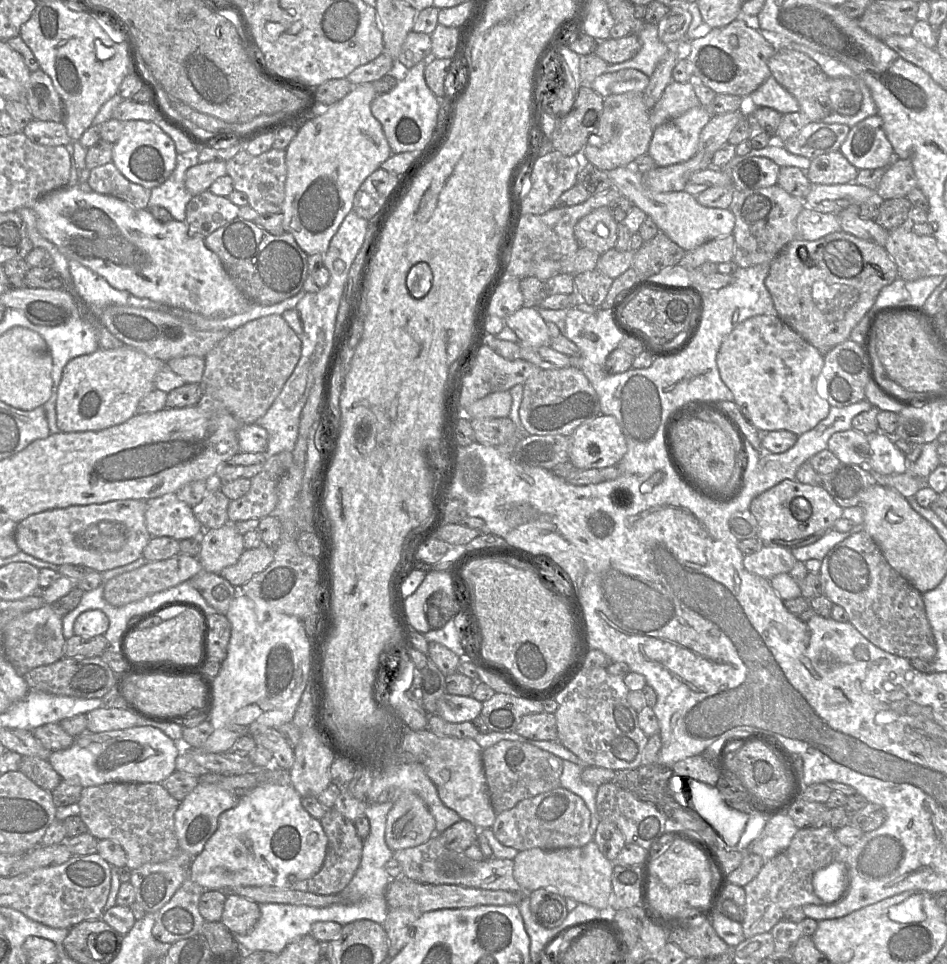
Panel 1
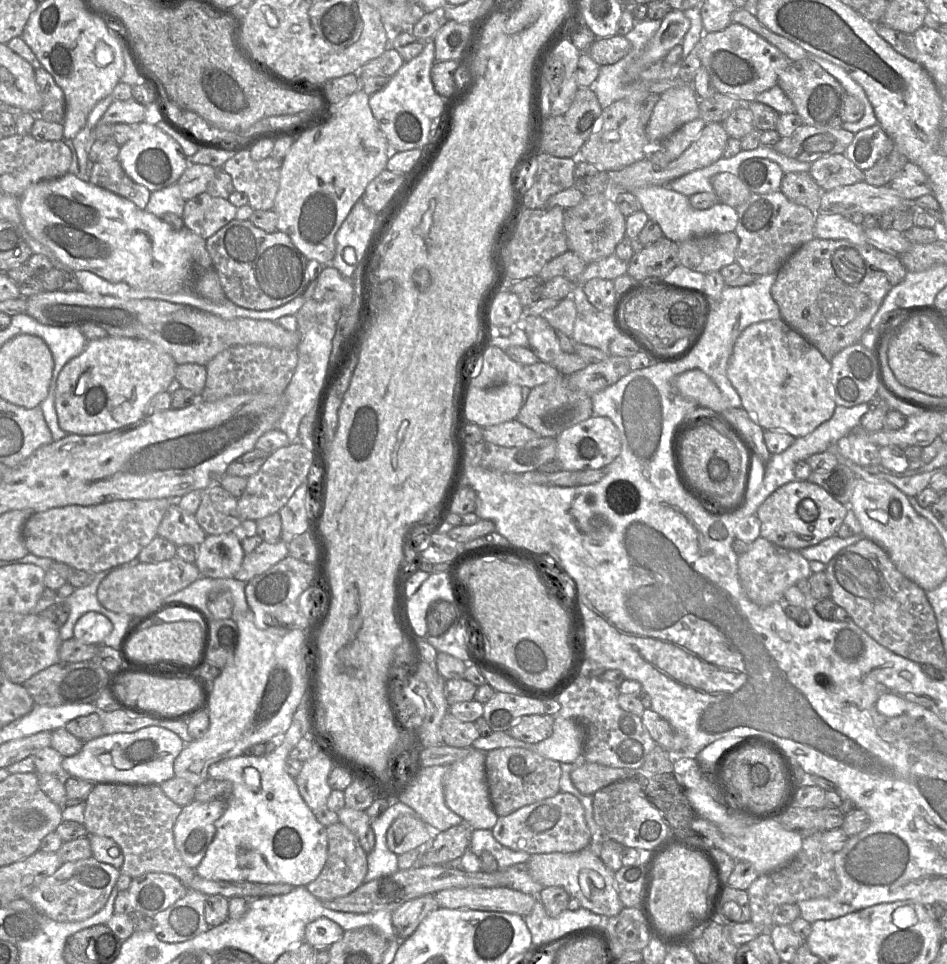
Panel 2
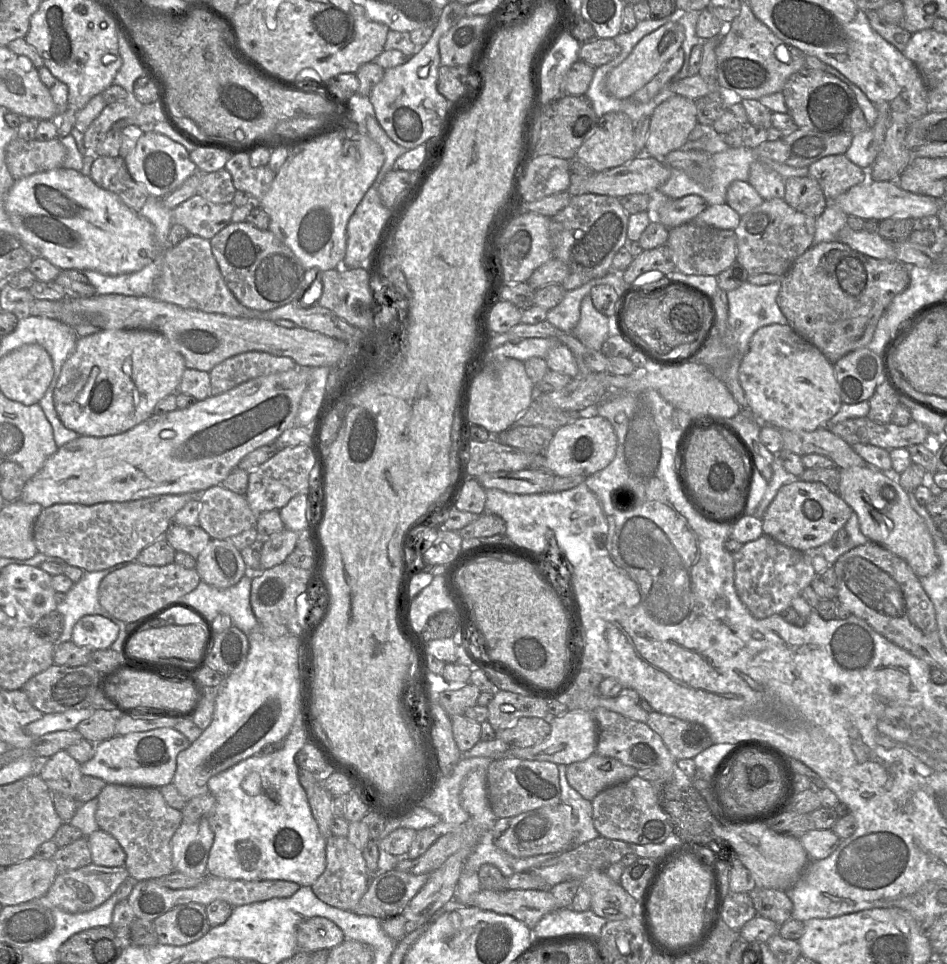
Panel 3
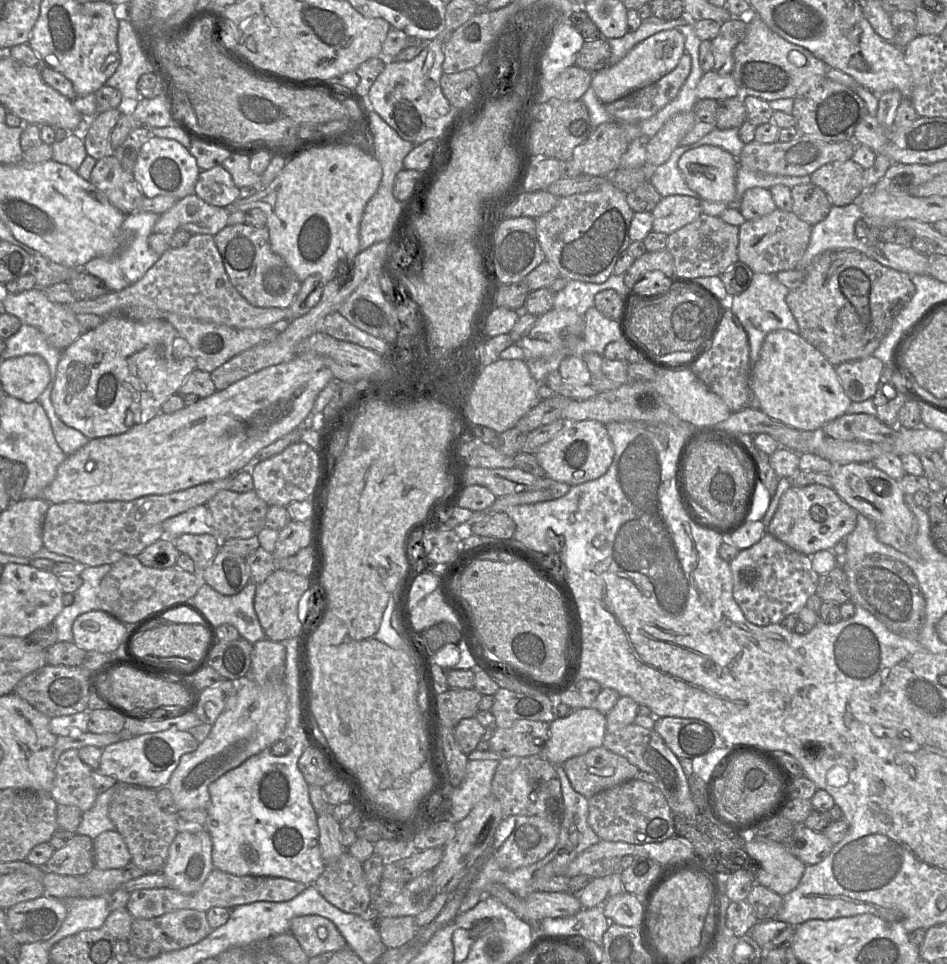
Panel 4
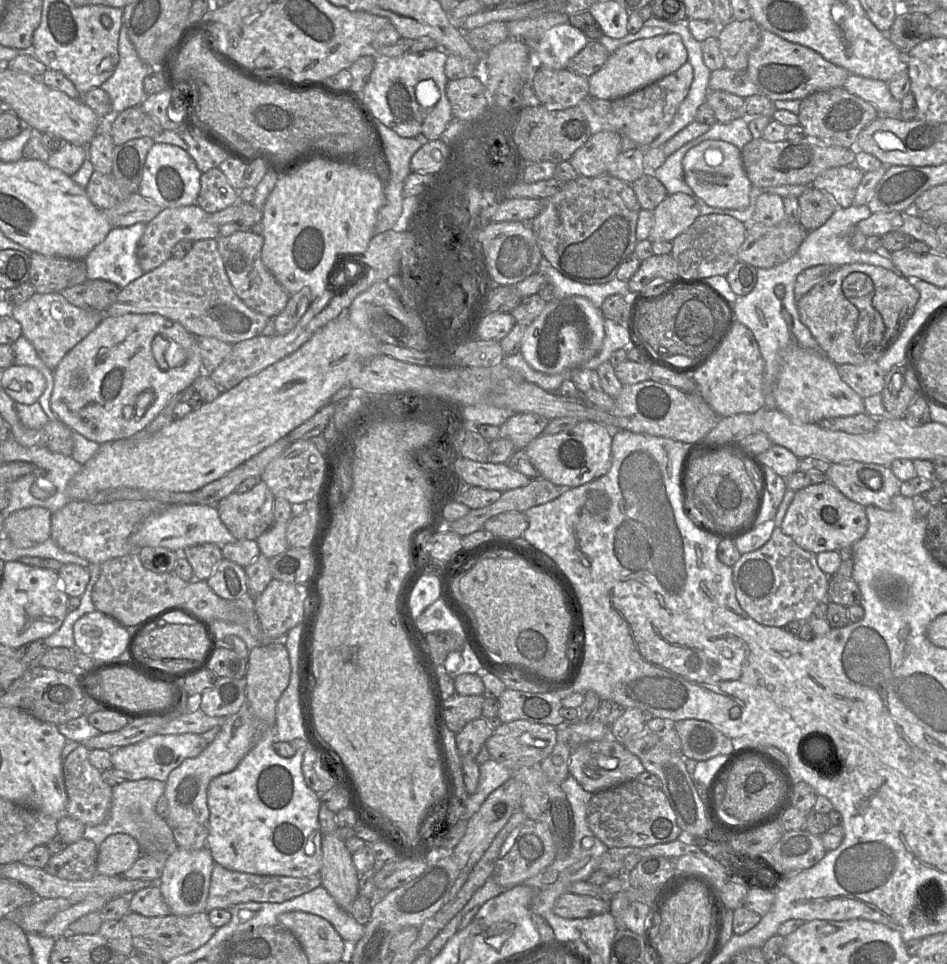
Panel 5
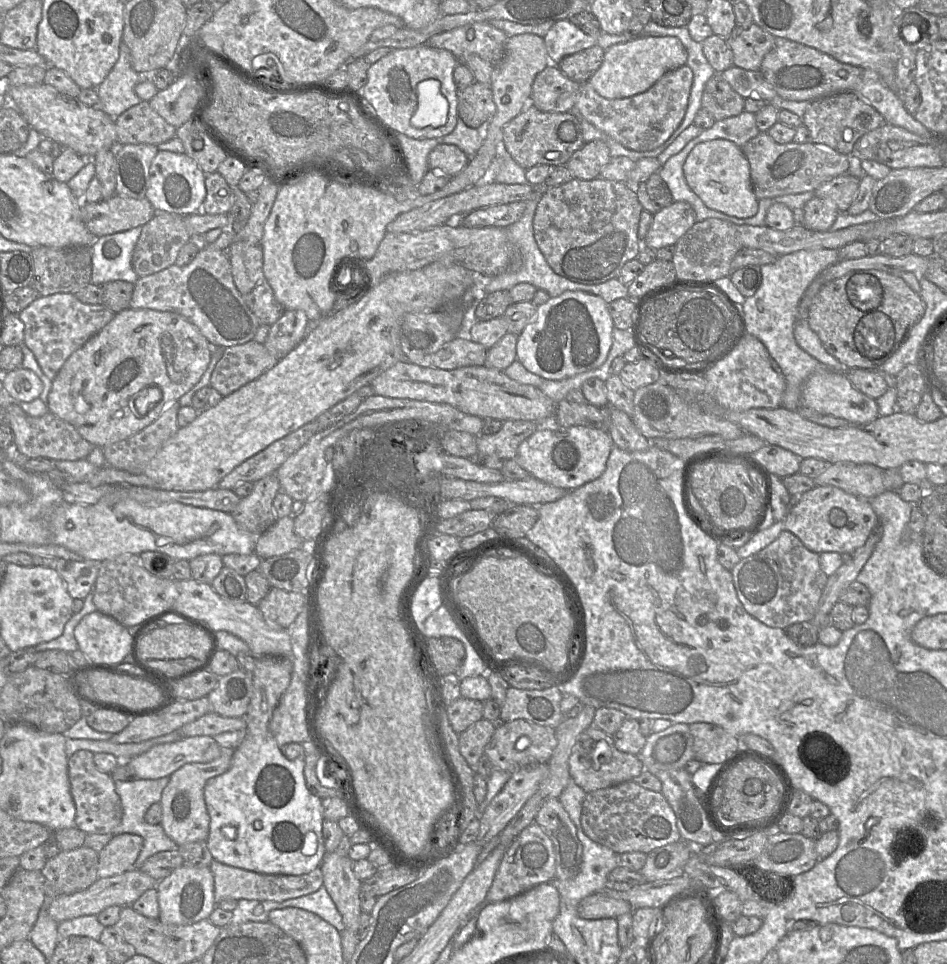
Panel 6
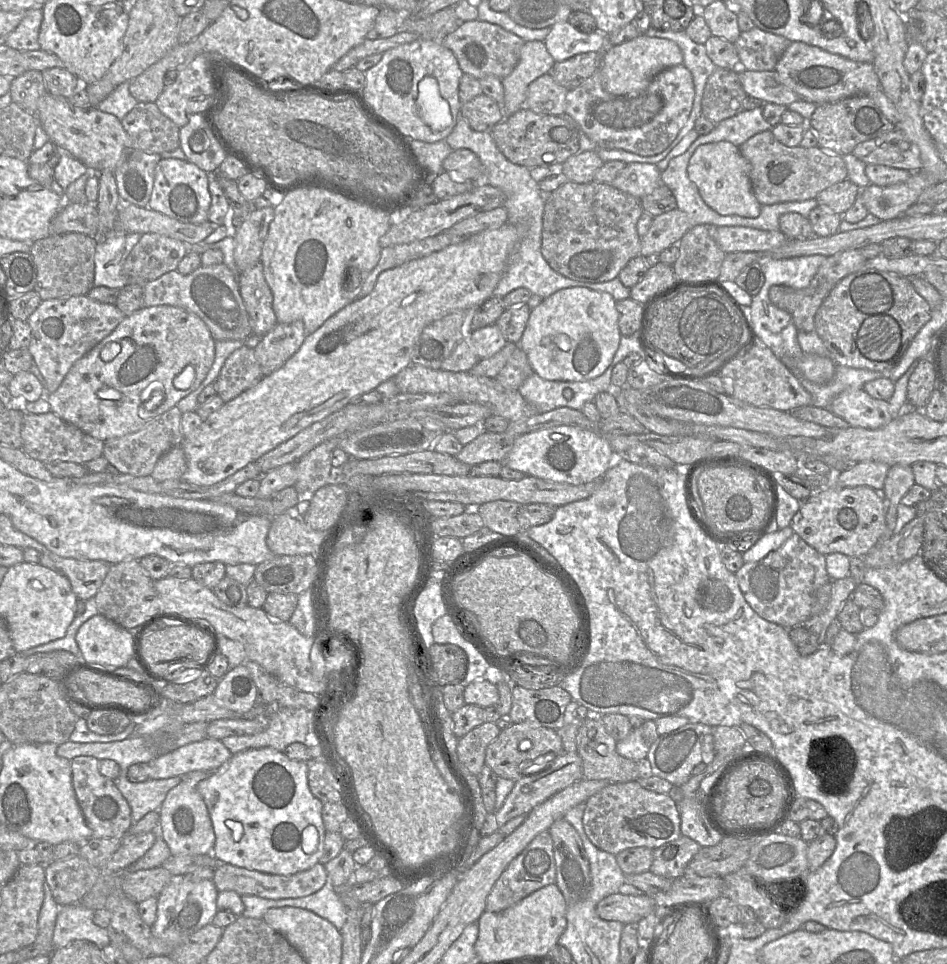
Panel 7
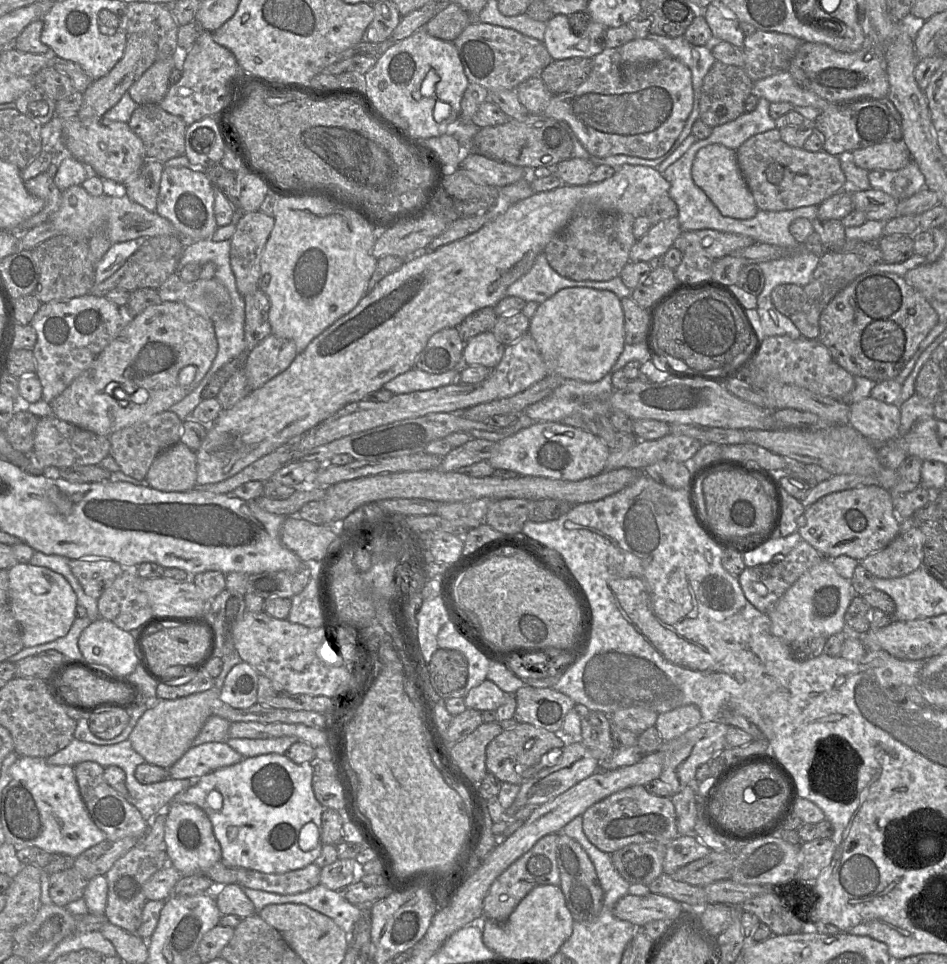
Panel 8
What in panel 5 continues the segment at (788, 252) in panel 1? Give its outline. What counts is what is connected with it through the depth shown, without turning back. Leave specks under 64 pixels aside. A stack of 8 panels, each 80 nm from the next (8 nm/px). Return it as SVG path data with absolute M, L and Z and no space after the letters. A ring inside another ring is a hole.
M838 266L797 301L799 316L835 365L877 362L901 335L919 300L919 292L902 274L880 266Z

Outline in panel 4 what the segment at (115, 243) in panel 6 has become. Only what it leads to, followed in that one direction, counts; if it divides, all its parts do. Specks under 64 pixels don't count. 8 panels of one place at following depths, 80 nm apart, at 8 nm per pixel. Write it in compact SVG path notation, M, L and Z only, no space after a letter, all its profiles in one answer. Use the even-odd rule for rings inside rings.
M137 212L126 215L121 227L121 249L111 257L98 257L84 265L84 271L101 279L110 292L119 292L137 282L160 258L148 244L148 237L160 215Z

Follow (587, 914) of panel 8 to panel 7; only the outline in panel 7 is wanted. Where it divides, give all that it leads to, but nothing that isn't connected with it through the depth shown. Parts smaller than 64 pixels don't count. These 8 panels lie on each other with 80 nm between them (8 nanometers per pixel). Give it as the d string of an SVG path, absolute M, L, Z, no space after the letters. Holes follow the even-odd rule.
M564 817L556 820L548 832L553 840L555 885L567 904L586 900L591 891L590 866L579 834Z

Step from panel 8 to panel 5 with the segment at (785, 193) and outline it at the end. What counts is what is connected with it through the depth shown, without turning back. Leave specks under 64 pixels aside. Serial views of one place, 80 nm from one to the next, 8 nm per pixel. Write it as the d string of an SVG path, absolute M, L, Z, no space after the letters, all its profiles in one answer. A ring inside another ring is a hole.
M809 136L798 140L769 142L756 138L742 149L742 161L753 187L770 188L783 185L811 186L815 178L827 169L855 163L856 149L823 145Z

